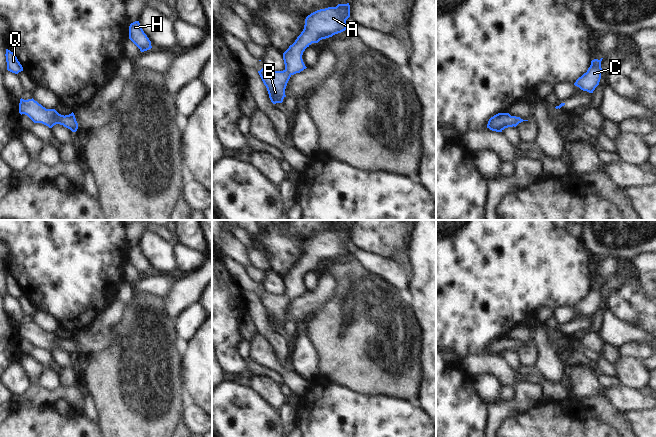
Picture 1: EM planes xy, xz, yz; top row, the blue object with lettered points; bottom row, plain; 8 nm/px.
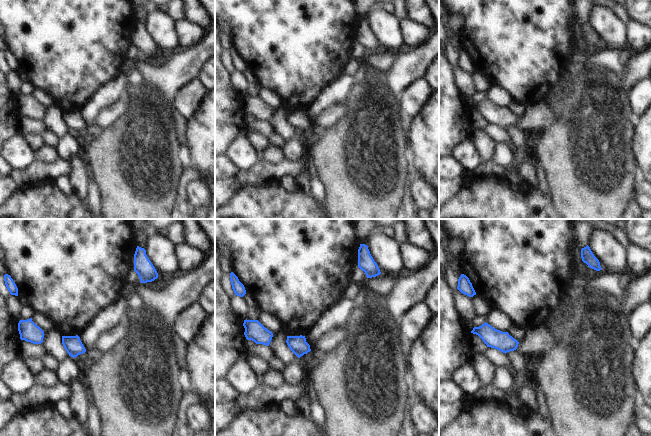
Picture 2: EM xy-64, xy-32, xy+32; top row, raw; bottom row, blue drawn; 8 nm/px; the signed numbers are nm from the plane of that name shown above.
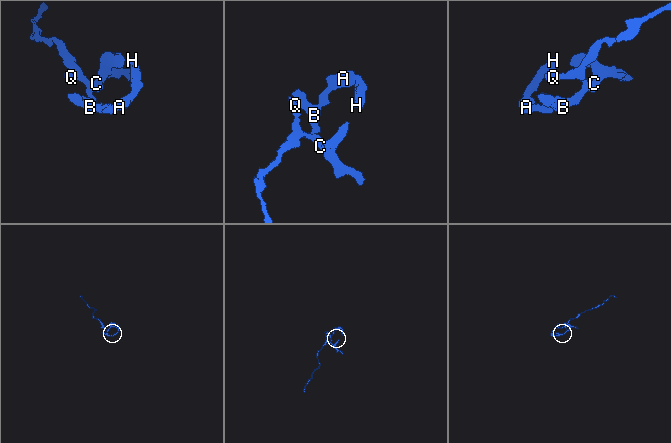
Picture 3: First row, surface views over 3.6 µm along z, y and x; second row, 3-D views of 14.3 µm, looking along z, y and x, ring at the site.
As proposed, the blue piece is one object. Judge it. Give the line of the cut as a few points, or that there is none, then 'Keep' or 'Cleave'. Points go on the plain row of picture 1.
No split. Keep.

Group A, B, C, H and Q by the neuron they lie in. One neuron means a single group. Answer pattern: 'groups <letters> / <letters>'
groups A B C H Q

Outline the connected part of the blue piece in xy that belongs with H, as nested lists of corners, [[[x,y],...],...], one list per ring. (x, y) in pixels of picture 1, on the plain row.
[[[139,245],[130,248],[129,263],[140,273],[141,276],[152,272],[151,265],[144,257]]]

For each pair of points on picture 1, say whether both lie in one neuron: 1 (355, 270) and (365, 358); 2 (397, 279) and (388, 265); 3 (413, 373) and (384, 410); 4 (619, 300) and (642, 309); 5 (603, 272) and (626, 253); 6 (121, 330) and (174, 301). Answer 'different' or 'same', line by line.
1: same
2: same
3: different
4: same
5: different
6: different

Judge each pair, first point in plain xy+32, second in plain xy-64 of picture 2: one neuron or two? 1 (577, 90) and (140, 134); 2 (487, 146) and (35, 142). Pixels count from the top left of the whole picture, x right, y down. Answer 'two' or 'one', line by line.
1: one
2: one

